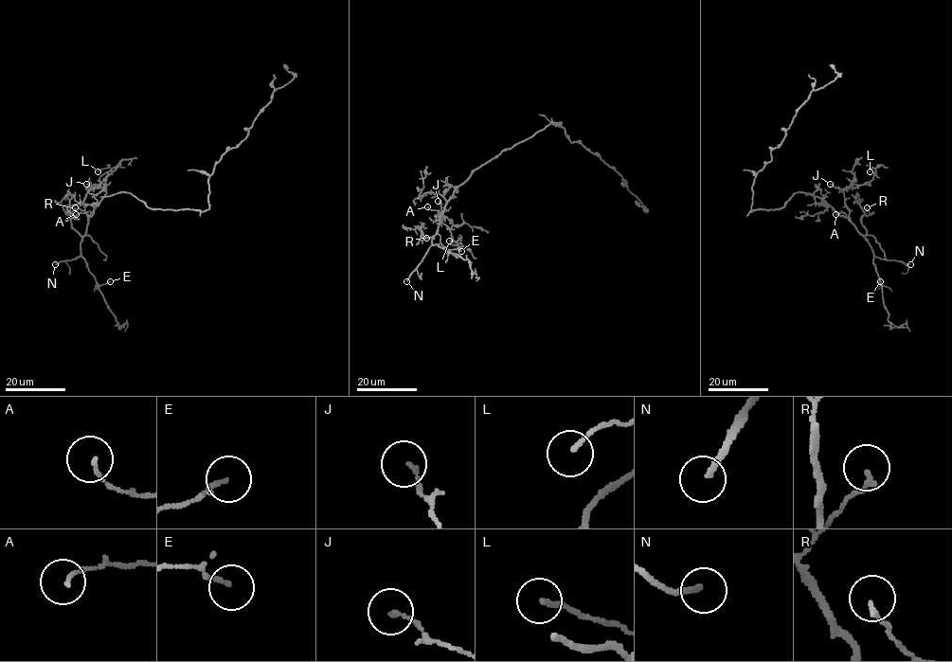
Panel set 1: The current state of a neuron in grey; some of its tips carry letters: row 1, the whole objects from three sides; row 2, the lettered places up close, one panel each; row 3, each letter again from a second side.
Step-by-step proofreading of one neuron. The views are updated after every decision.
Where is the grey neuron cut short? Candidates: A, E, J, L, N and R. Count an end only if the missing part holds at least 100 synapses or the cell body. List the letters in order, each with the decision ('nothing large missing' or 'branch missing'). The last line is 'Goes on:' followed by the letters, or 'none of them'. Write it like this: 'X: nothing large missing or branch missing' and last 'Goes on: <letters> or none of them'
A: nothing large missing
E: nothing large missing
J: nothing large missing
L: nothing large missing
N: branch missing
R: nothing large missing
Goes on: N

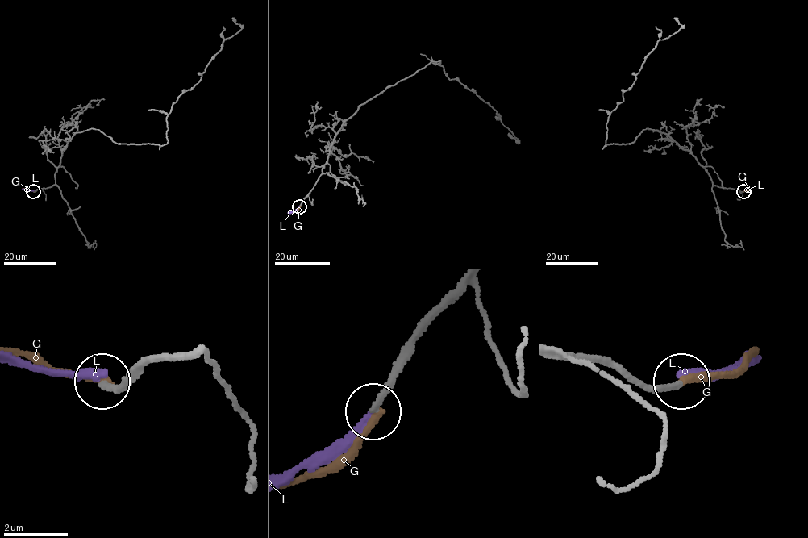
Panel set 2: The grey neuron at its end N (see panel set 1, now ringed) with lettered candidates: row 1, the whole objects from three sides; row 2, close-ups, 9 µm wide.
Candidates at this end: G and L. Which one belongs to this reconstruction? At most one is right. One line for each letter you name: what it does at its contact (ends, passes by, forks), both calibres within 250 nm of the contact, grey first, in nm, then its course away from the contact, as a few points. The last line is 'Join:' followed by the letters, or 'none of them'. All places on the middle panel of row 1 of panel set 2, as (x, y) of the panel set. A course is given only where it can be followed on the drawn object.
Join: none of them

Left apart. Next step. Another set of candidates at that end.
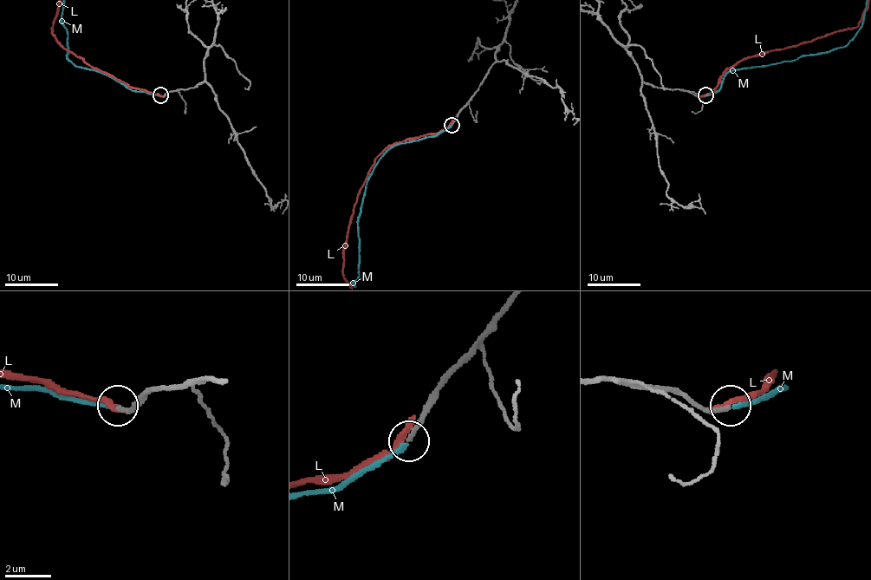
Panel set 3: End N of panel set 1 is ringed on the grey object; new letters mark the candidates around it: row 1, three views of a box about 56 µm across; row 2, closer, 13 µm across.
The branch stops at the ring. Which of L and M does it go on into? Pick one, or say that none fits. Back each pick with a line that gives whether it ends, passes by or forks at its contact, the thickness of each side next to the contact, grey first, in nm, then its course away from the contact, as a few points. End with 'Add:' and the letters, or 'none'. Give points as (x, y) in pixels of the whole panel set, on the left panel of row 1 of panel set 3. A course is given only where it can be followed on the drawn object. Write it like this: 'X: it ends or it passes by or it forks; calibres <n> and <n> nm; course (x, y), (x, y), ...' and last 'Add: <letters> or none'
M: it ends; calibres 170 and 180 nm
Add: M

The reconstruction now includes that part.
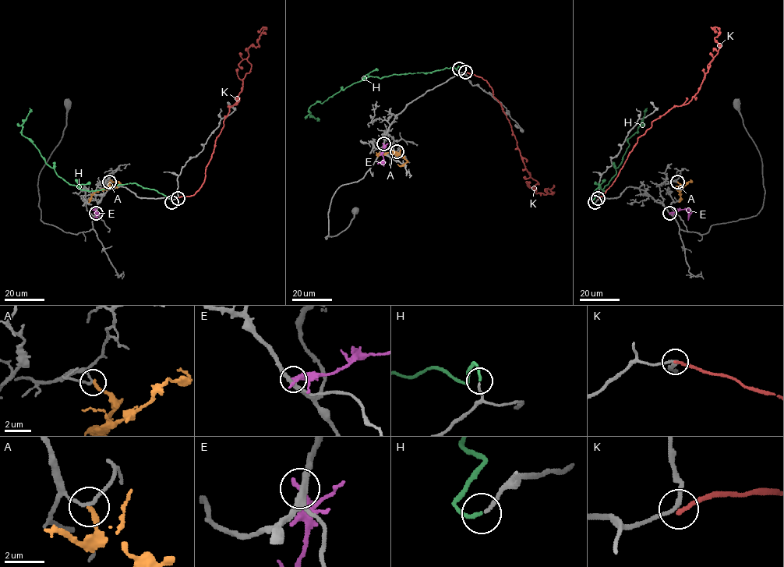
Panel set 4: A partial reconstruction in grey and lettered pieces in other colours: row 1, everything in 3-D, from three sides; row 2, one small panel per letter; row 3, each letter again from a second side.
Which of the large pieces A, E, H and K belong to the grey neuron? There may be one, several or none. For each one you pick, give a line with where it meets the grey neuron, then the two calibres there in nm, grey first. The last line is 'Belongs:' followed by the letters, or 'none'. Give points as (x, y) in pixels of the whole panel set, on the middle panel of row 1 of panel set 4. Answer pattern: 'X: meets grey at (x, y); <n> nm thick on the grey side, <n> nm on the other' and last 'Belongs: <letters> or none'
H: meets grey at (459, 69); 160 nm thick on the grey side, 190 nm on the other
Belongs: H

